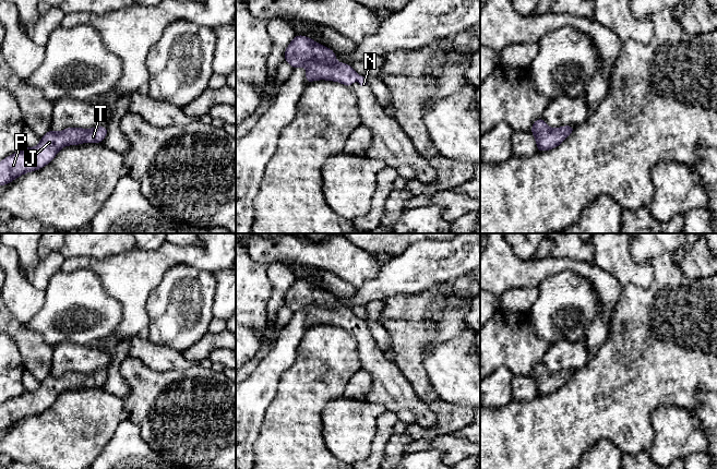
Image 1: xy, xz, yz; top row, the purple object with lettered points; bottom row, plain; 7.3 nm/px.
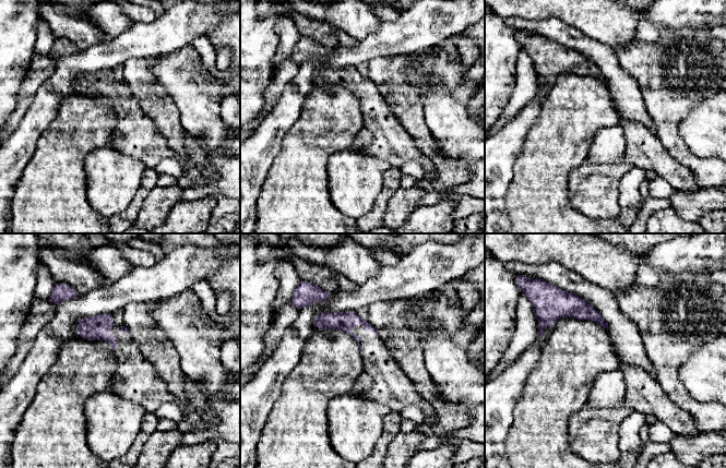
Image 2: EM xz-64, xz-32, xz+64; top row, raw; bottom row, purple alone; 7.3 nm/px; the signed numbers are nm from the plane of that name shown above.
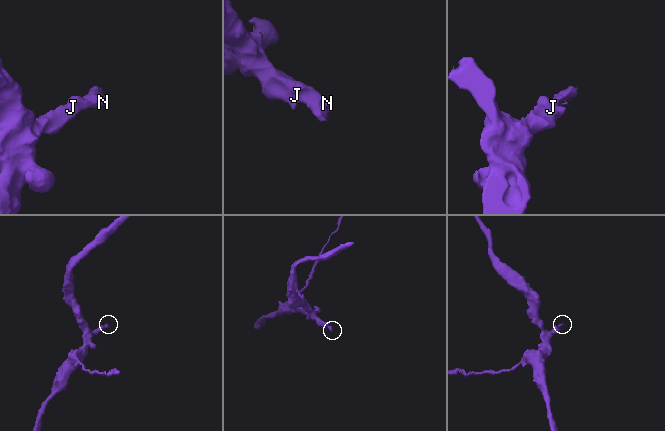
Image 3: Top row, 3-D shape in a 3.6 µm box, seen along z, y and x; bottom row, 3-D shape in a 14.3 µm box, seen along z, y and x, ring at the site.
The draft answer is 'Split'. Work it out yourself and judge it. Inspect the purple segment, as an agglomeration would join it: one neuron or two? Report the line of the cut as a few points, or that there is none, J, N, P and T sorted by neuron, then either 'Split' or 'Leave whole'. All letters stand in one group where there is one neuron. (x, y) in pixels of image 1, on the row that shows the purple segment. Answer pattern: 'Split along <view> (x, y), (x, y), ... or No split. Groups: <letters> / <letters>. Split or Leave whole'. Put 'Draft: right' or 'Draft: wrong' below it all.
No split. Groups: J N P T. Leave whole
Draft: wrong

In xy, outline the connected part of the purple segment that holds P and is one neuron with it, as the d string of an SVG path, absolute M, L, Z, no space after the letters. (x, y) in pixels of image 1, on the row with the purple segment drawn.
M106 127L92 129L65 128L61 132L49 131L35 147L24 147L0 161L0 185L10 184L20 176L48 165L58 152L68 145L103 143L108 134Z

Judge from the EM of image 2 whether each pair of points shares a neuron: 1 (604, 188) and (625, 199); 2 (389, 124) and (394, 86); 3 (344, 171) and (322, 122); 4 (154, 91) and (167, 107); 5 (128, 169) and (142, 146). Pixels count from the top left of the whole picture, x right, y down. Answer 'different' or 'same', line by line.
1: different
2: different
3: different
4: same
5: different

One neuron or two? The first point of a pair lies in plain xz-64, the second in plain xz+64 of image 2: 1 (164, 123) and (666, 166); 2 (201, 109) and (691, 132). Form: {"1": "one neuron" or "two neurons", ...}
{"1": "two neurons", "2": "one neuron"}

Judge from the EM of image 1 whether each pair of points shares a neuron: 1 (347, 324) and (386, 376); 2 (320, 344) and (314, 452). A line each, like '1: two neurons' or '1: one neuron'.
1: one neuron
2: one neuron

